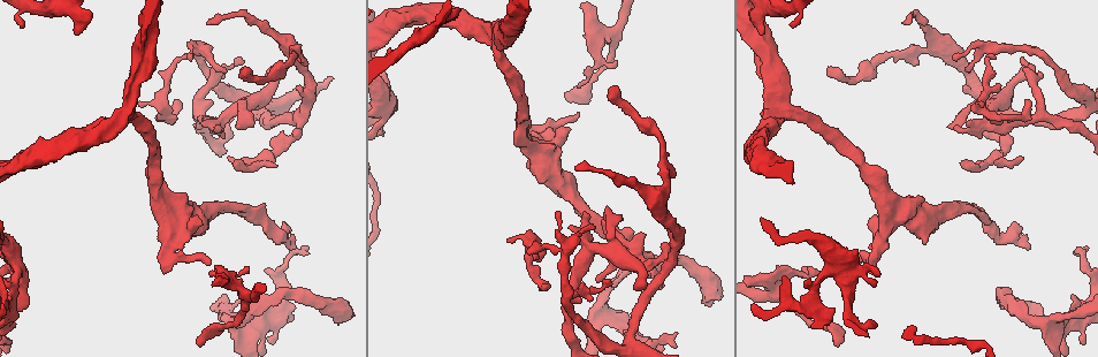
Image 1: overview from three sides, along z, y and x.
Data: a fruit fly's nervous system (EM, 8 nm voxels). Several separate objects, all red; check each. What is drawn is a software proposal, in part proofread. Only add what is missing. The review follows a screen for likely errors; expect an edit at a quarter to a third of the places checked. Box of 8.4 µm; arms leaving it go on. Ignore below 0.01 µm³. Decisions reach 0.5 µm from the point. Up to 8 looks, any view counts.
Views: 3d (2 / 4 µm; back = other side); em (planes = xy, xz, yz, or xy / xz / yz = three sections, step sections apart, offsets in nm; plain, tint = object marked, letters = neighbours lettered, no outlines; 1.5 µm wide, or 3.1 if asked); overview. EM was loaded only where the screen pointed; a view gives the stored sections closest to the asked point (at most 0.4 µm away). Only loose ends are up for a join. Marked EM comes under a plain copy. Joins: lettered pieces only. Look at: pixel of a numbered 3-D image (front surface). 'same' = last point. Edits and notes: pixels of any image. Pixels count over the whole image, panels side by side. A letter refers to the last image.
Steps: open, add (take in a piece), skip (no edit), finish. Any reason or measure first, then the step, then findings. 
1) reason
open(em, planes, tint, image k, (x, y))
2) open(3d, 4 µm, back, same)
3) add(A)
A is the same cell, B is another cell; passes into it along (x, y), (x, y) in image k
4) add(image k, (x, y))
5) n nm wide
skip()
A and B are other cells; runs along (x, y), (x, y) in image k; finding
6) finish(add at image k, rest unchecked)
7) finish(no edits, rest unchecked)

free end
open(em, xz, step 4, letters, image 1, (74, 31))

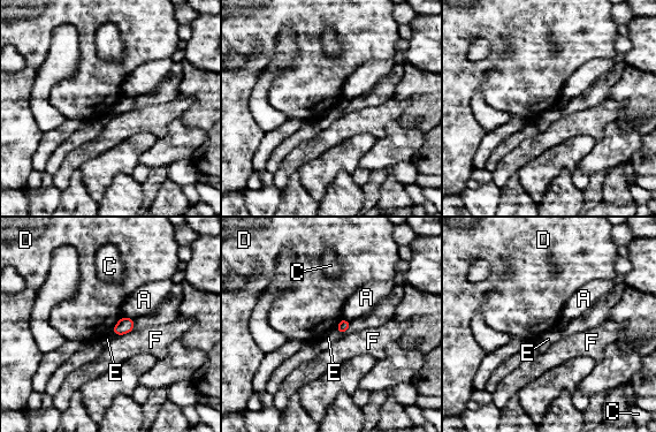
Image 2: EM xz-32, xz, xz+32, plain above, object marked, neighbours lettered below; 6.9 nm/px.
skip()
A, C, D, E and F are other cells; border along (121, 316), (111, 331) in image 2; none of them fits

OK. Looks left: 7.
an open end
open(em, planes, letters, image 1, (591, 228))

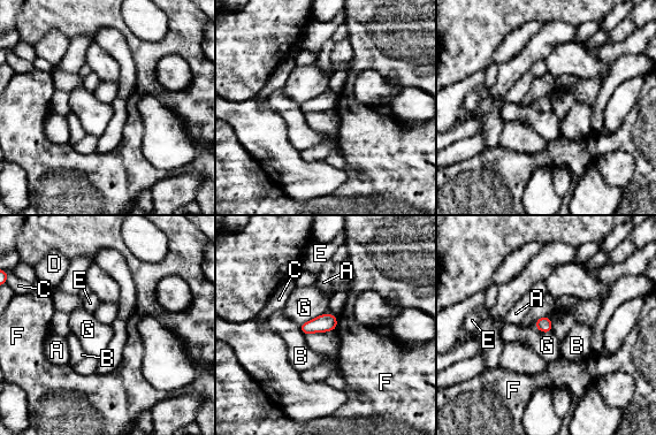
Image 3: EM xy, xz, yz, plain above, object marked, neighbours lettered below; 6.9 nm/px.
skip()
A, B, C, D, E, F and G are other cells; border along (328, 312), (299, 325) in image 3; none of them fits

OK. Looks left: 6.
tapers out
open(em, planes, tint, image 1, (578, 85))

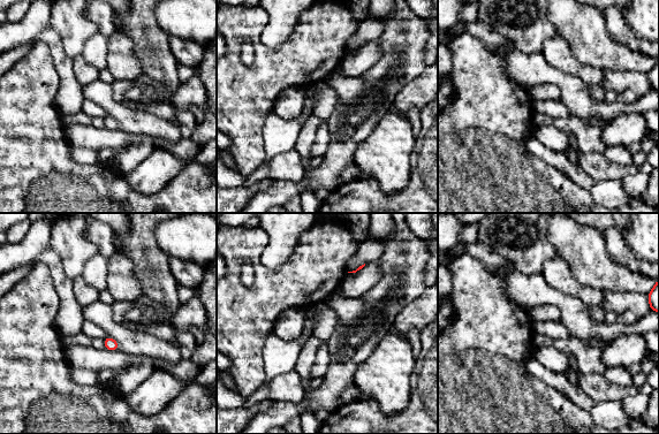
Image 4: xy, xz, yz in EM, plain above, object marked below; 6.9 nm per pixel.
see the neighbours
open(em, planes, letters, same)

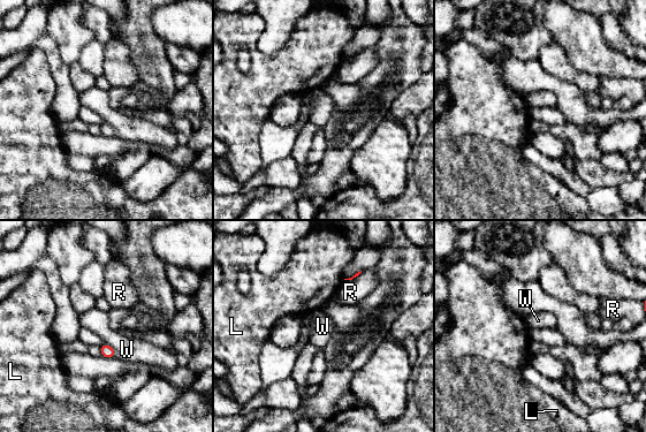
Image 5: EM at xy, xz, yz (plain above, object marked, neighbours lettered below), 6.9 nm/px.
skip()
L, R and W are other cells; border along (103, 342), (114, 350), (114, 357) in image 5; no lettered piece goes on from it

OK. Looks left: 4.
finish(no edits, rest unchecked)

